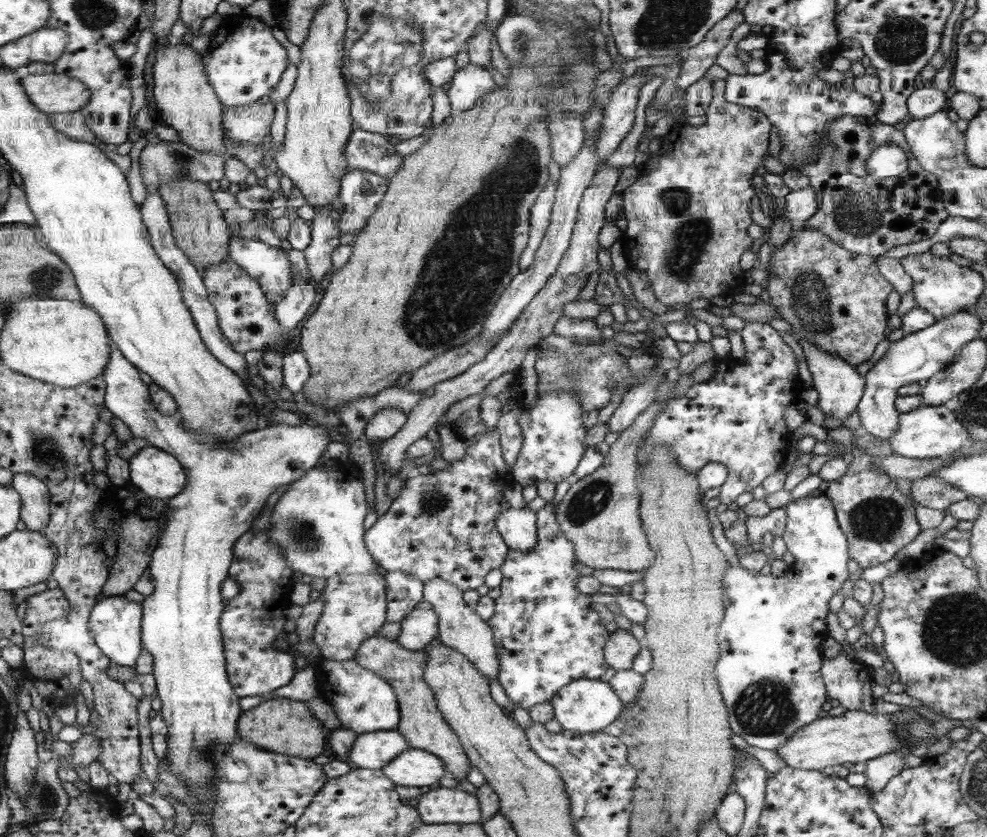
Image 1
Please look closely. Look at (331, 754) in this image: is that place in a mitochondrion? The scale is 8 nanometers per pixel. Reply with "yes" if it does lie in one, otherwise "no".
no

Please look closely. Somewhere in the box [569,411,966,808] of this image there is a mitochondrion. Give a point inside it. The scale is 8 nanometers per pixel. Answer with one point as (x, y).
(765, 707)

